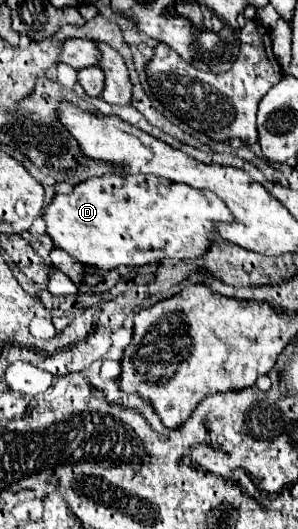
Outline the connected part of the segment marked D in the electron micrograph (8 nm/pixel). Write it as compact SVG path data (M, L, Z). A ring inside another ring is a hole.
M106 173L76 185L72 193L56 195L44 209L42 219L46 221L46 231L56 247L68 251L84 265L116 269L120 265L140 267L148 263L160 263L164 259L200 259L214 241L212 235L216 233L216 223L232 223L234 215L226 203L208 189L194 189L190 185L172 183L156 175Z

